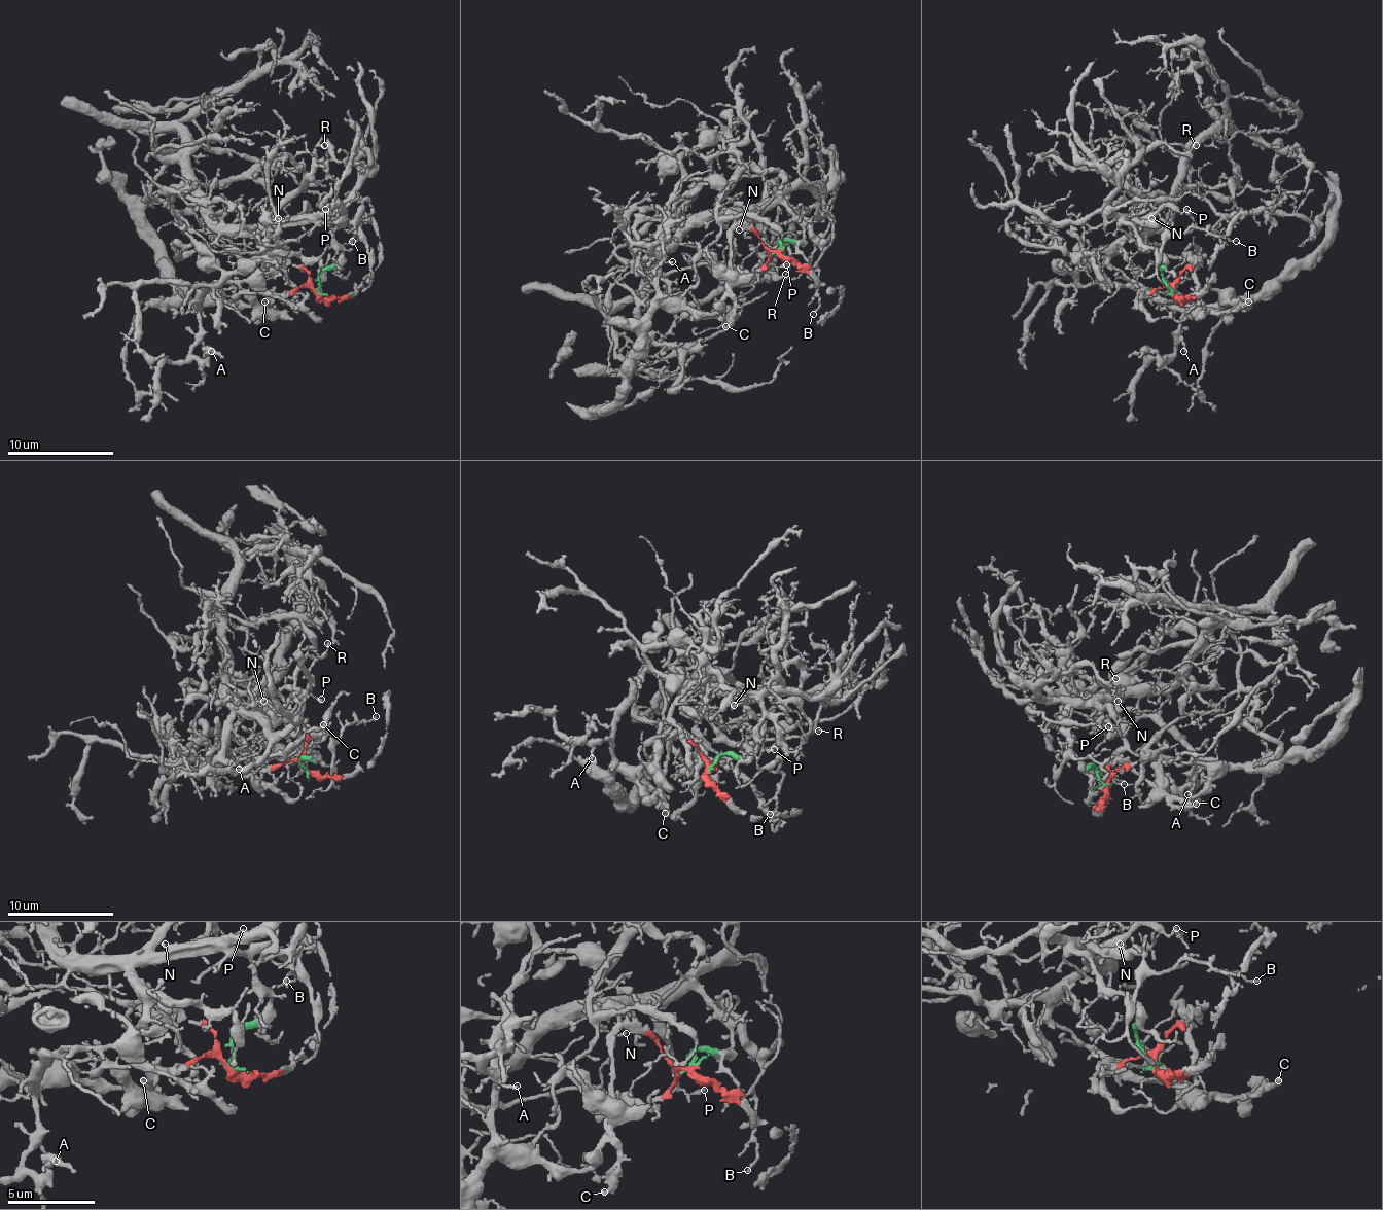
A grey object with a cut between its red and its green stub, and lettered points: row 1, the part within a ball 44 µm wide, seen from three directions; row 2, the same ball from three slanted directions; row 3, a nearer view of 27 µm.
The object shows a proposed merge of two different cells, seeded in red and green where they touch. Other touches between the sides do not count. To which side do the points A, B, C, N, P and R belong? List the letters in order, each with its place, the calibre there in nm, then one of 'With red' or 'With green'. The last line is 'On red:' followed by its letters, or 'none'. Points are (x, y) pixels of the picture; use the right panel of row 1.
A: Place: (1183, 351). Thickness 130 nm. With red
B: Place: (1236, 241). Thickness 100 nm. With green
C: Place: (1248, 301). Thickness 200 nm. With red
N: Place: (1151, 218). Thickness 130 nm. With green
P: Place: (1186, 209). Thickness 180 nm. With green
R: Place: (1196, 145). Thickness 140 nm. With green
On red: A, C

